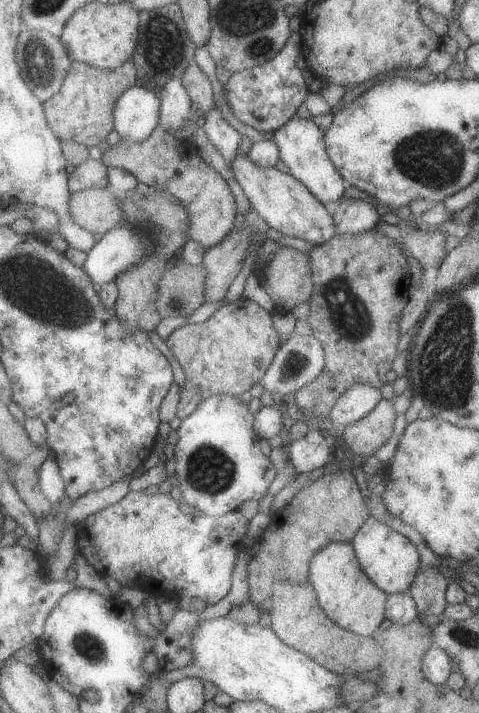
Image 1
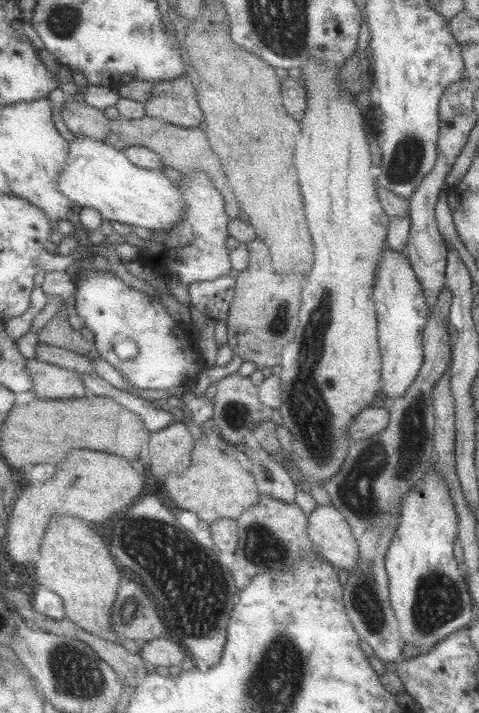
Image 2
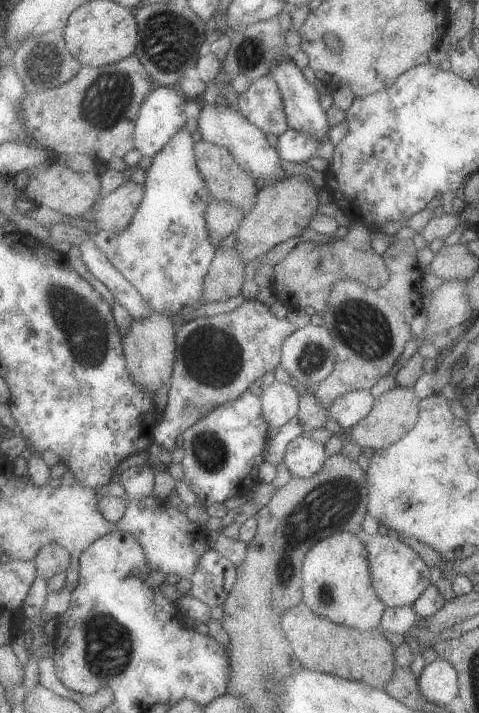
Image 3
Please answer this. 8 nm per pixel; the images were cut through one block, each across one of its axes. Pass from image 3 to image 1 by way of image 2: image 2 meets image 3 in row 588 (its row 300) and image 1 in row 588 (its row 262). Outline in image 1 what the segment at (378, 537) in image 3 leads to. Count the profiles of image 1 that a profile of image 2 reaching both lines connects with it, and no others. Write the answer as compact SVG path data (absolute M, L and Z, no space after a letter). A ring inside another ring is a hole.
M370 517L367 524L359 530L355 536L354 548L367 576L389 596L408 592L422 568L419 548L406 535L393 530L377 518Z

